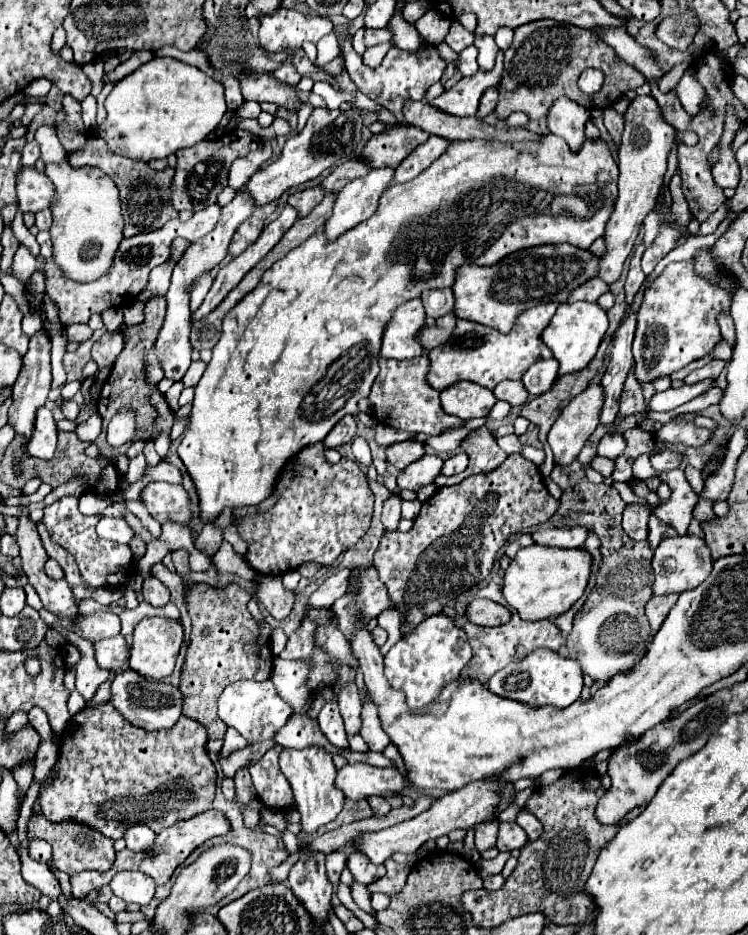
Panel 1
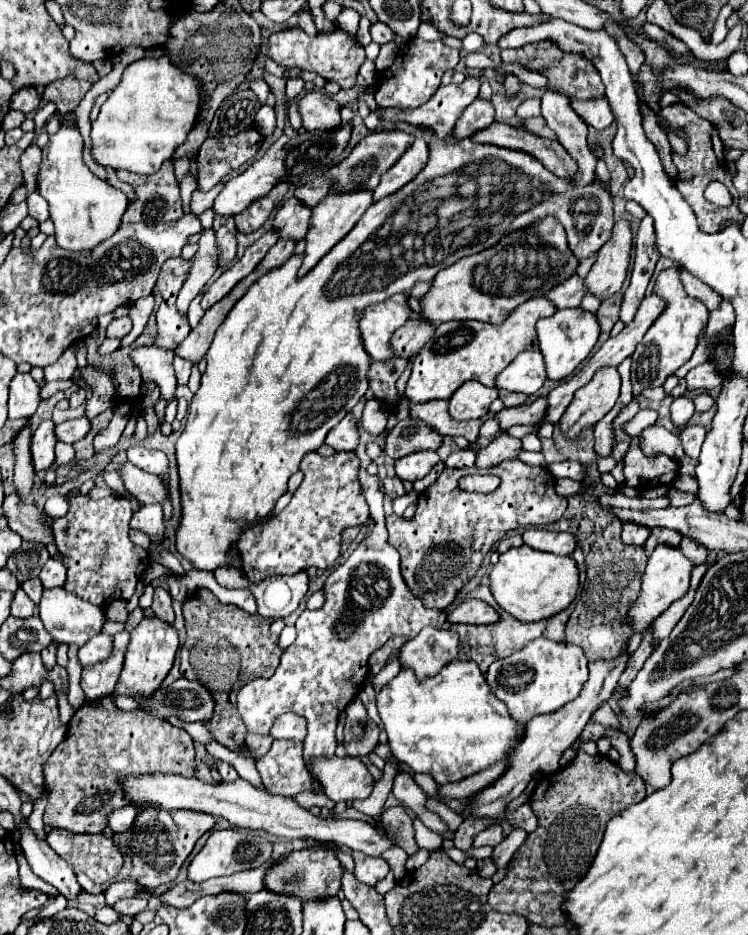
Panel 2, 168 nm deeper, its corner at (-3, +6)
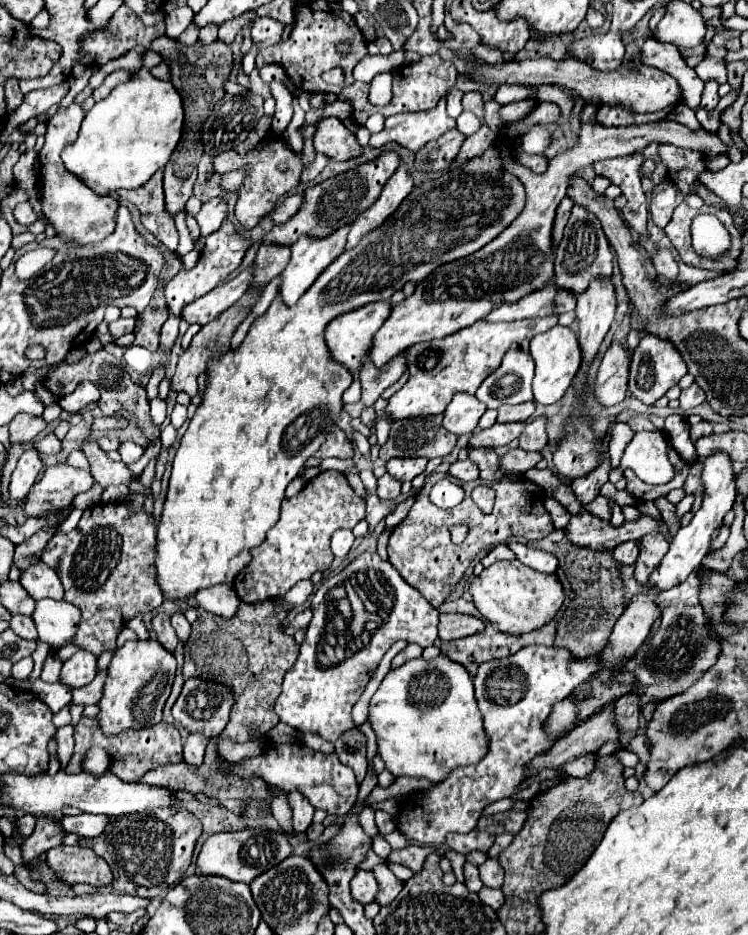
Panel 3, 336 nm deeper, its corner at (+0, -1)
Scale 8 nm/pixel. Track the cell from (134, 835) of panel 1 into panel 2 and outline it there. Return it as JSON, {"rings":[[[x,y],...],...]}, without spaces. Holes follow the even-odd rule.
{"rings":[[[123,806],[123,808],[117,808],[113,812],[109,812],[107,816],[107,826],[113,830],[113,832],[121,832],[121,830],[127,830],[137,818],[137,810],[133,806]]]}

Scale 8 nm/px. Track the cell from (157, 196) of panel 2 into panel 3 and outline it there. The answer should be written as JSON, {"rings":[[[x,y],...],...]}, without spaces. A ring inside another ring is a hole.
{"rings":[[[162,171],[154,173],[154,177],[134,189],[118,189],[118,195],[132,201],[140,209],[142,225],[168,249],[174,251],[178,247],[178,231],[174,227],[174,217],[164,207],[164,189],[162,189]]]}

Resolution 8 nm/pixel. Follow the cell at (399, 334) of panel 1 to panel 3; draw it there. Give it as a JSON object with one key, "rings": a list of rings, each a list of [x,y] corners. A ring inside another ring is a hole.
{"rings":[[[376,301],[330,321],[330,325],[326,327],[326,345],[330,347],[332,357],[344,367],[348,367],[352,373],[358,373],[362,369],[362,361],[366,359],[366,353],[370,351],[370,341],[374,339],[374,333],[382,327],[382,321],[390,317],[390,309],[392,309],[390,301]]]}

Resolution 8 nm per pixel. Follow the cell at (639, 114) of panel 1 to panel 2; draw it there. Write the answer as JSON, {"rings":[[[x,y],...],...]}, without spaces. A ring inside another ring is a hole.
{"rings":[[[617,222],[613,238],[599,250],[599,256],[585,278],[587,294],[593,294],[603,302],[621,290],[629,266],[631,240],[629,222]]]}

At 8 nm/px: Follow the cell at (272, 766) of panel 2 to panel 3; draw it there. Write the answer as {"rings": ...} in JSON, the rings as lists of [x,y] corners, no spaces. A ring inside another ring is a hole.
{"rings":[[[294,791],[294,793],[288,793],[288,799],[290,799],[290,807],[294,811],[294,817],[292,817],[292,823],[294,823],[294,829],[296,831],[306,831],[312,823],[312,815],[314,815],[314,807],[310,805],[310,801],[306,801],[306,797],[302,797],[302,793]]]}

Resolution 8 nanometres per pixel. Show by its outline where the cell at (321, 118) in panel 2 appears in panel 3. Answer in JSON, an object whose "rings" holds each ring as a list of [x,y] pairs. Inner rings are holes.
{"rings":[[[326,117],[316,123],[314,149],[336,161],[346,161],[362,153],[356,137],[336,117]]]}

